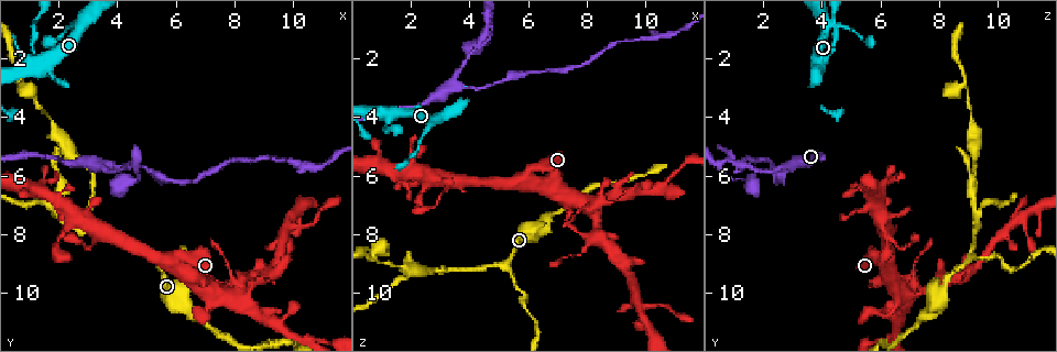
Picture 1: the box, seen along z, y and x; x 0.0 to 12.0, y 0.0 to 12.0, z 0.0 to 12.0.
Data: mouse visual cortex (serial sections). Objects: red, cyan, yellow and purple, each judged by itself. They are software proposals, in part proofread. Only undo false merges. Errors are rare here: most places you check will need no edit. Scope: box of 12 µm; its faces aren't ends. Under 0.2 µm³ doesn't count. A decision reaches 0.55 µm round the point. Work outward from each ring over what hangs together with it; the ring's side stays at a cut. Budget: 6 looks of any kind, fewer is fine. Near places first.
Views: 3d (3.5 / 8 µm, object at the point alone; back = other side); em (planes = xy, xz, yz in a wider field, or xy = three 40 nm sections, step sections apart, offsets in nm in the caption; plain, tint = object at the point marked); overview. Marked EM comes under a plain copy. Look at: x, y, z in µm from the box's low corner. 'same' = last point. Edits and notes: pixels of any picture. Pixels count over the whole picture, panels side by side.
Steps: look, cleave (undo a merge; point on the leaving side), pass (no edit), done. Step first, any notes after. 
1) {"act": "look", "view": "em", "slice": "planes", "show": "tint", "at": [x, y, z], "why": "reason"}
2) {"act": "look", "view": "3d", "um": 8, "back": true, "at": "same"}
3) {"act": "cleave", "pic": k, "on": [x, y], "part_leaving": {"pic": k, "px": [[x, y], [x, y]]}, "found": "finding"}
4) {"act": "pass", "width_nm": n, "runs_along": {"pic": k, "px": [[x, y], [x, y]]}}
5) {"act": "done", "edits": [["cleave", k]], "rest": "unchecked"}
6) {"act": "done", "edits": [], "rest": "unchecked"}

{"act": "look", "view": "3d", "um": 8, "at": [5.2, 8.9, 9.1], "why": "three-way junction"}

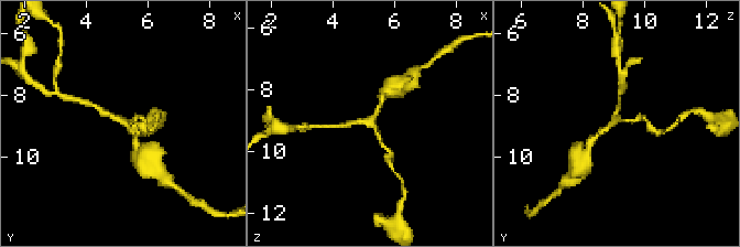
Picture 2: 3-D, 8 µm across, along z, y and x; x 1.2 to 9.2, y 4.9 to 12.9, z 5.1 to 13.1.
{"act": "look", "view": "em", "slice": "xy", "step": 1, "show": "tint", "at": [5.2, 8.8, 9.1], "arms": 3, "arm_widths_nm": [150, 150, 150], "why": "shape alone is not enough"}

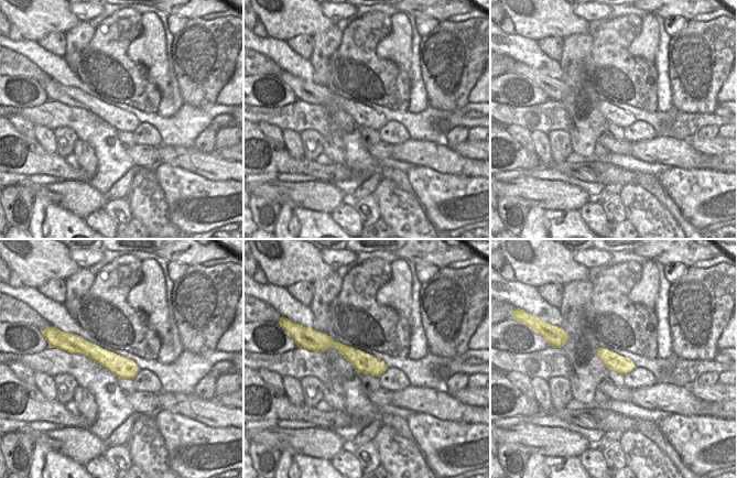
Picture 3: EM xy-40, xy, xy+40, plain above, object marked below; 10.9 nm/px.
{"act": "pass", "runs_along": {"pic": 2, "px": [[134, 141], [123, 121], [97, 107]]}, "found": "continuous, no second cell"}

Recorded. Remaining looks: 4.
{"act": "look", "view": "3d", "um": 8, "at": [3.1, 7.9, 9.3], "why": "three-way junction"}

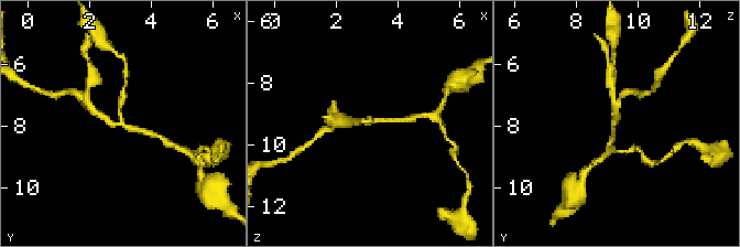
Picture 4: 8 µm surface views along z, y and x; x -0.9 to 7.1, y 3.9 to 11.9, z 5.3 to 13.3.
{"act": "look", "view": "3d", "um": 3.5, "at": [3.1, 8.0, 9.3]}

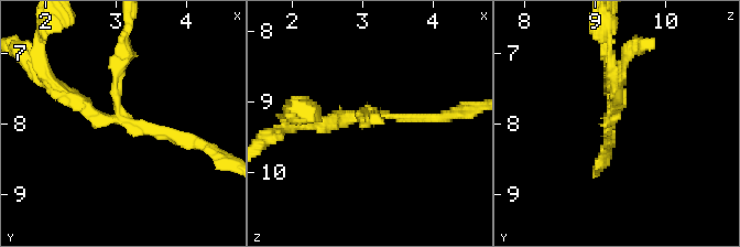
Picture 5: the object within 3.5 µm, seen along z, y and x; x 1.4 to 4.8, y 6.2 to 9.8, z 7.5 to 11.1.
{"act": "cleave", "pic": 5, "on": [71, 99], "part_leaving": {"pic": 5, "px": [[119, 119], [58, 92], [37, 58]]}, "found": "two cells meet here"}

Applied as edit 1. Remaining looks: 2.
{"act": "look", "view": "3d", "um": 3.5, "at": [1.0, 3.1, 8.9], "why": "abrupt turn"}

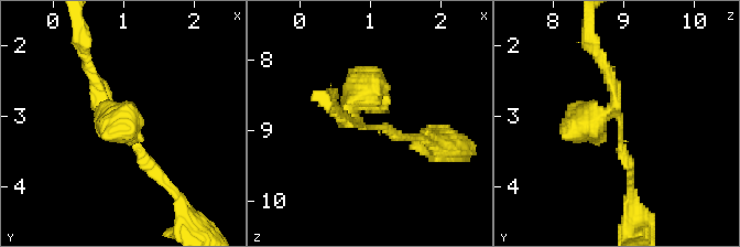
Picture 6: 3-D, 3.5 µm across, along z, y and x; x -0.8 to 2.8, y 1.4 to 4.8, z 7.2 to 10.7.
{"act": "look", "view": "em", "slice": "xy", "step": 3, "show": "tint", "at": [1.05, 3.15, 8.95], "arm_widths_nm": [150, 150]}

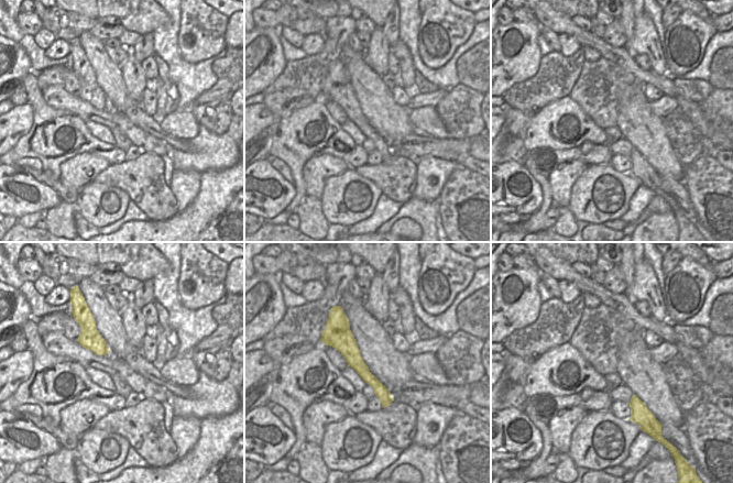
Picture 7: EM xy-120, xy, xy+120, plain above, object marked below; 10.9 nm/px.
{"act": "pass", "runs_along": {"pic": 6, "px": [[169, 188], [126, 132]]}, "found": "continuous, no second cell"}

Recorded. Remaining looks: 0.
{"act": "done", "edits": [["cleave", 5]], "rest": "unchecked"}

